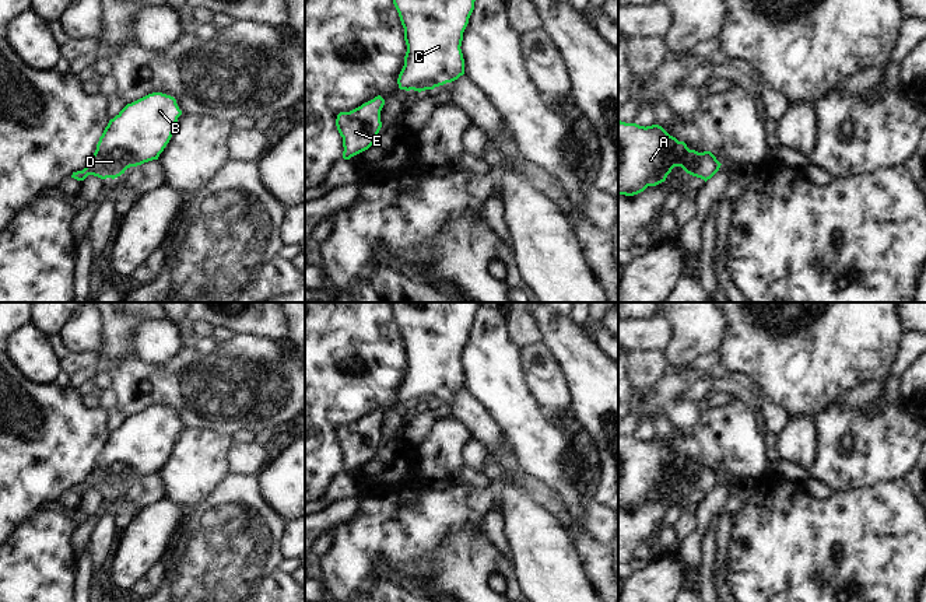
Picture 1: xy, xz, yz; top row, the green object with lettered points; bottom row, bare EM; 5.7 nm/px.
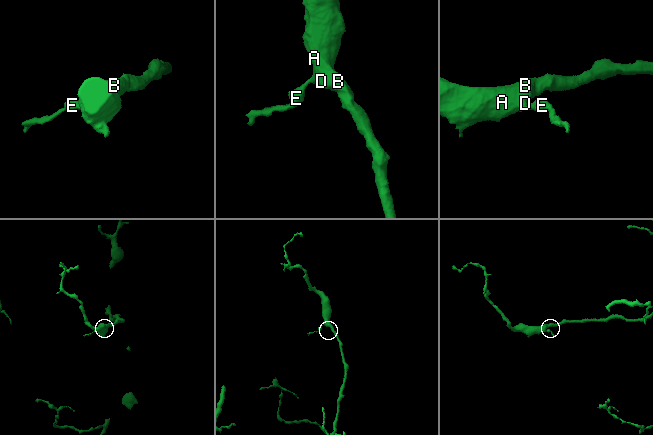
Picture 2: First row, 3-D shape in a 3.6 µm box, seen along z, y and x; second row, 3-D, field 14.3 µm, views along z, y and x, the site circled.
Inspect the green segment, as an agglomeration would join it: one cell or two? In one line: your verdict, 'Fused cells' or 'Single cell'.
Single cell.

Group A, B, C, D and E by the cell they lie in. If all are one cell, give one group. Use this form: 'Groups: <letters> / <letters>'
Groups: A B C D E.

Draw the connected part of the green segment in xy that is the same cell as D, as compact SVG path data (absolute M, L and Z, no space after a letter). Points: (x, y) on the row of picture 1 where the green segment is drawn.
M162 92L127 104L109 120L85 168L73 172L71 178L84 181L94 175L115 179L130 167L158 160L180 115L176 99Z

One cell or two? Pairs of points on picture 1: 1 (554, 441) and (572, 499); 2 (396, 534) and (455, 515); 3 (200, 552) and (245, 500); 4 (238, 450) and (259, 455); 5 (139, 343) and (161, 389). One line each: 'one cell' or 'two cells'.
1: one cell
2: one cell
3: one cell
4: one cell
5: two cells

